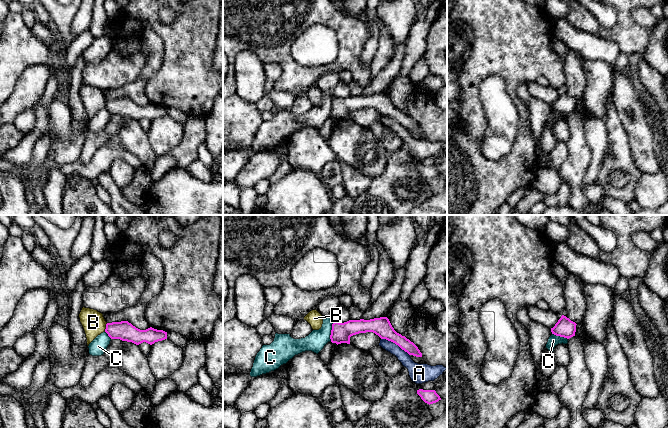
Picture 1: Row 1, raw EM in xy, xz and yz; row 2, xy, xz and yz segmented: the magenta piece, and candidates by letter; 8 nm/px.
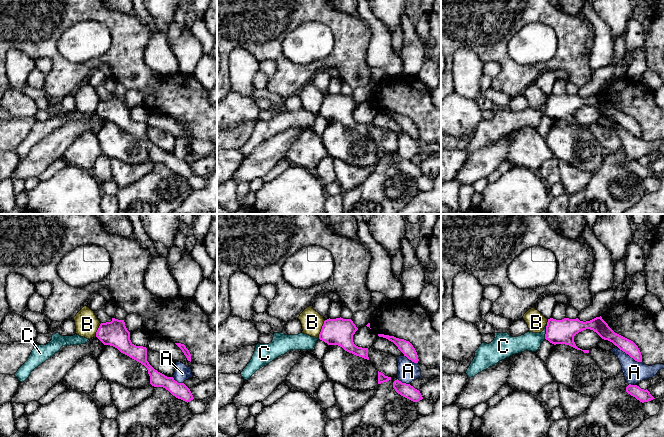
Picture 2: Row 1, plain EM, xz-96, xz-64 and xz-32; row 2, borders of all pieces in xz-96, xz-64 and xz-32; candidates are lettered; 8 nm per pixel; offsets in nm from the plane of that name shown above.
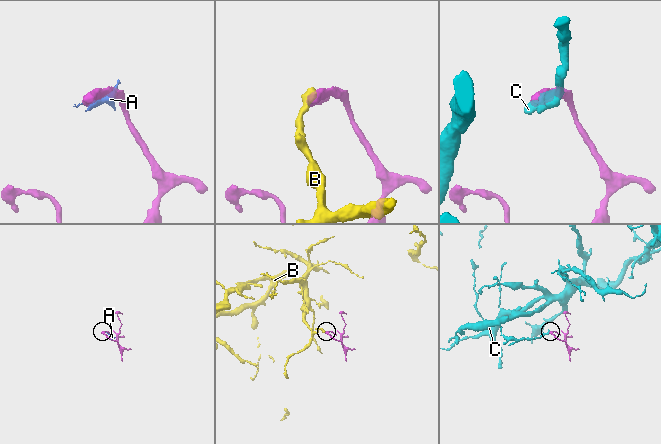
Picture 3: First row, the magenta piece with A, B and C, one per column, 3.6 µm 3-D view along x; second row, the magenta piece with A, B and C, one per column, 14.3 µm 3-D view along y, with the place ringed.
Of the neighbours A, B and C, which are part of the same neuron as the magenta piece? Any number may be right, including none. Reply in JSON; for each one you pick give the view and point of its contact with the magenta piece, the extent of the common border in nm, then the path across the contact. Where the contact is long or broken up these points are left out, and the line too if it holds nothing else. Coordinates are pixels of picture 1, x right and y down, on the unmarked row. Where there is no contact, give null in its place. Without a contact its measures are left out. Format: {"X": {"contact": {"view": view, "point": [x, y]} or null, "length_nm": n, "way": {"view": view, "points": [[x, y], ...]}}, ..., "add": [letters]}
{"add": []}

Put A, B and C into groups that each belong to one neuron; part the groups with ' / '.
A / B / C

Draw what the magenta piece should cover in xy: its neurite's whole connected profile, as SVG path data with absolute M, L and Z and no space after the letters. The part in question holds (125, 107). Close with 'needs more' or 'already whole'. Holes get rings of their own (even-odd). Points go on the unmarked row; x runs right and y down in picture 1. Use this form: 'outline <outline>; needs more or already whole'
outline M128 97L107 99L105 108L111 115L120 115L136 121L143 118L152 121L155 118L167 115L167 108L163 106L157 106L152 103L140 106Z; already whole

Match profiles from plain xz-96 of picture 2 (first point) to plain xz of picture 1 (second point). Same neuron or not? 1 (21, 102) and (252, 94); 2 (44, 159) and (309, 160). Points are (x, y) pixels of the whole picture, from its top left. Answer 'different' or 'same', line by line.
1: different
2: different

